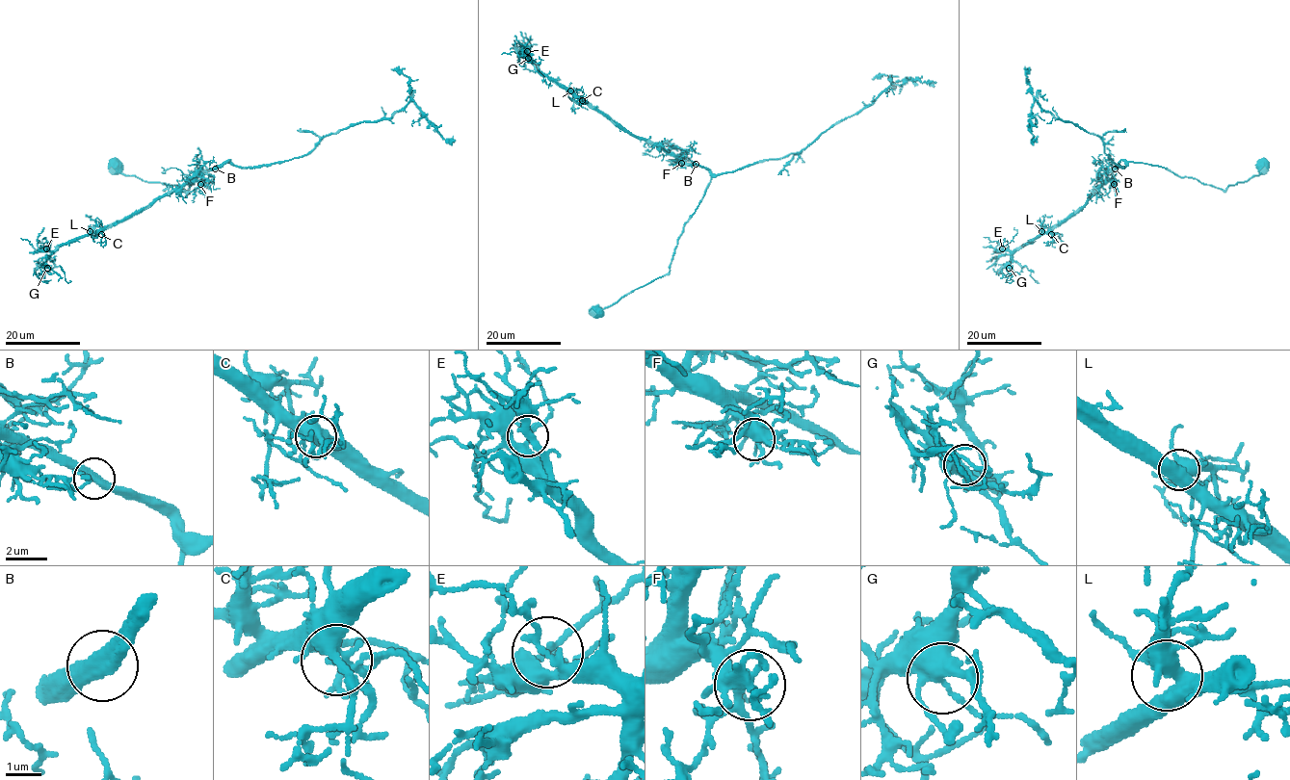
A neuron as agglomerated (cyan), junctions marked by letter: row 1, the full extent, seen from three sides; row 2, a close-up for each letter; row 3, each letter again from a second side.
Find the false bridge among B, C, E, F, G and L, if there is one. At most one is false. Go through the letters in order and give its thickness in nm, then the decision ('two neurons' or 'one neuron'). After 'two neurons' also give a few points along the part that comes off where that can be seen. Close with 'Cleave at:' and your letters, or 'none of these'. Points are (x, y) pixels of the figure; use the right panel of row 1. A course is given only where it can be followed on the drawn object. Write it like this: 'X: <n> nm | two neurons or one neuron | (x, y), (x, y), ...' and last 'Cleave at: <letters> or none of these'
B: 480 nm | one neuron
C: 320 nm | one neuron
E: 240 nm | one neuron
F: 420 nm | one neuron
G: 380 nm | one neuron
L: 500 nm | one neuron
Cleave at: none of these

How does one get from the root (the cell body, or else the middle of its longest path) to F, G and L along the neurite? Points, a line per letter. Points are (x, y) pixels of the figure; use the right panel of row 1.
F: (1124, 162), (1121, 160), (1107, 175), (1114, 184)
G: (1124, 162), (1121, 160), (1074, 214), (1052, 230), (1020, 247), (1012, 256), (1009, 268)
L: (1124, 162), (1121, 160), (1074, 214), (1059, 225), (1041, 231)

